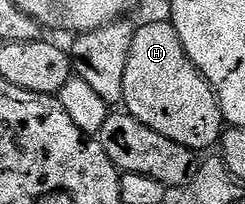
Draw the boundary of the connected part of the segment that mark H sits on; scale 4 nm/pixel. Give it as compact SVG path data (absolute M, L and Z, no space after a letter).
M166 19L151 20L148 24L140 23L136 27L133 46L129 46L129 62L125 62L125 86L121 104L130 116L137 118L137 122L145 122L149 130L165 134L165 138L191 149L195 154L206 148L214 149L225 131L223 111L215 92L207 79L199 73L197 66L193 66L185 54L185 46L181 46L177 30Z

